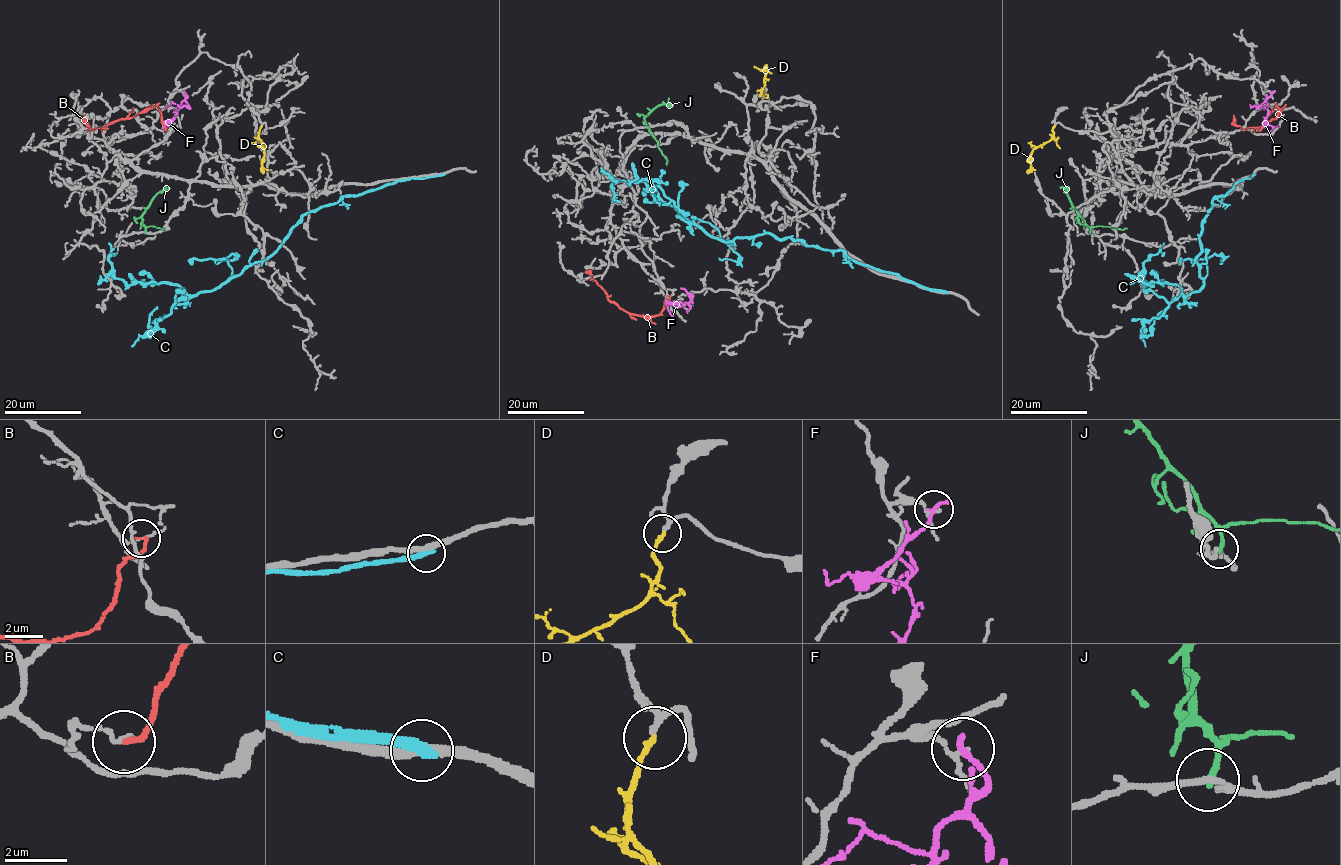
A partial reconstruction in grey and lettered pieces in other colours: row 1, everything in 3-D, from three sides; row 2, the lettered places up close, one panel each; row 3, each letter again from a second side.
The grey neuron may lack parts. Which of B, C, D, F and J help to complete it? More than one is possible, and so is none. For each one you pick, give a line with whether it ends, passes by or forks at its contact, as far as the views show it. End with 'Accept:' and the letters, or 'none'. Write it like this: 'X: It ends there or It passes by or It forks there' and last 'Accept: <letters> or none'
D: It ends there
Accept: D

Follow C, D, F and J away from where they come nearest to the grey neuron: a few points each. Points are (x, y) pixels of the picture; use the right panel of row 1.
C: (1254, 175), (1208, 210), (1198, 290), (1144, 285), (1143, 264), (1164, 253)
D: (1054, 126), (1052, 137), (1034, 149), (1030, 155), (1030, 166), (1035, 170)
F: (1272, 92), (1265, 101), (1266, 123), (1273, 127), (1268, 131)
J: (1089, 231), (1090, 228), (1066, 192), (1069, 188)

